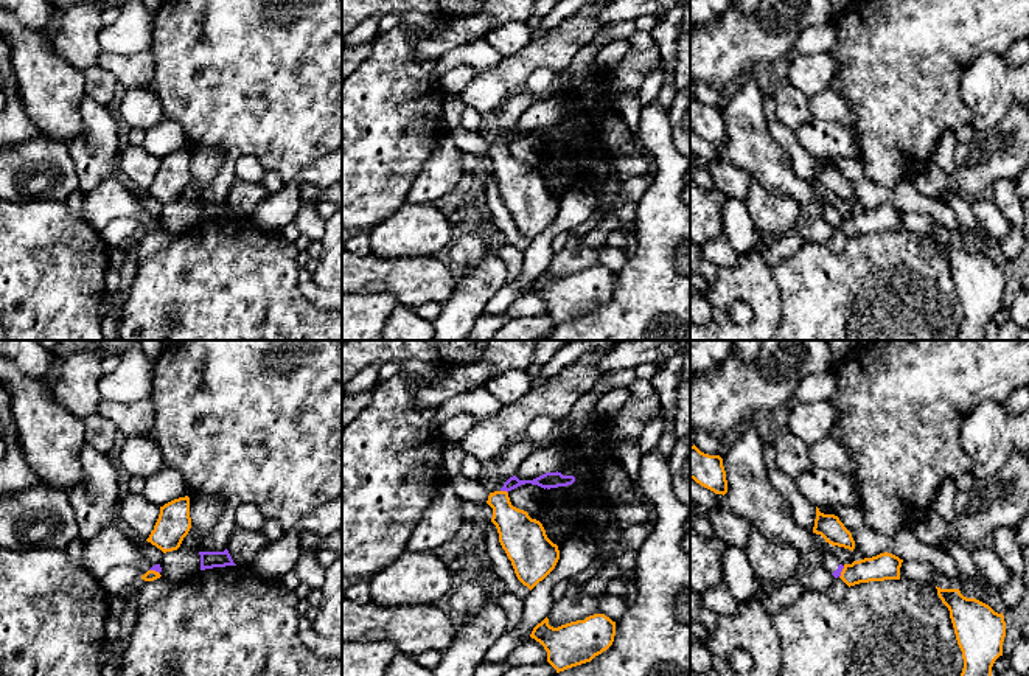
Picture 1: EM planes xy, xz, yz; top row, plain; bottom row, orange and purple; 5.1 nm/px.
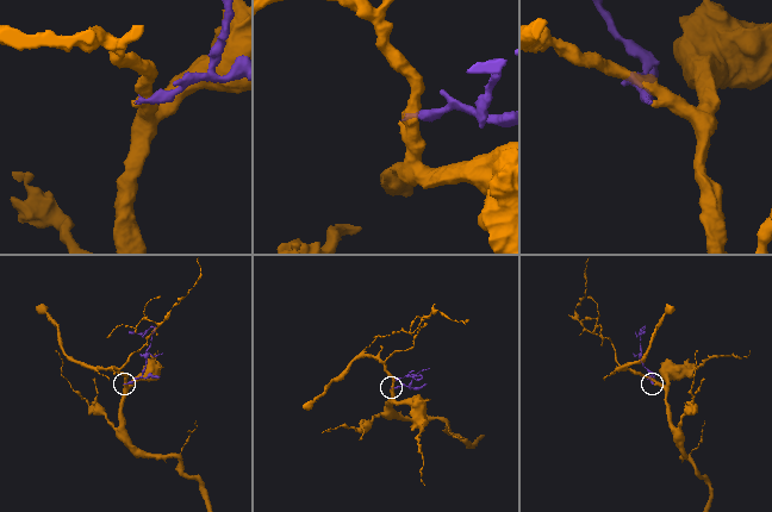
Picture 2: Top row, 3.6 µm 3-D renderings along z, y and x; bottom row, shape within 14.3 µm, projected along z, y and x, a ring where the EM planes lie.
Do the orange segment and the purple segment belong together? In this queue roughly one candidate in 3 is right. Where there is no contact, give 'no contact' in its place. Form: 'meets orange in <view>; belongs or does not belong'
meets orange in xz; does not belong

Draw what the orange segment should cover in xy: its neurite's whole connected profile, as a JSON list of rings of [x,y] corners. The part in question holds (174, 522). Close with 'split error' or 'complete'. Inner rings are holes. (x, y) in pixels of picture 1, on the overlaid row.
[[[190,497],[174,499],[160,507],[159,519],[146,539],[163,553],[177,550],[191,528]]]; complete

